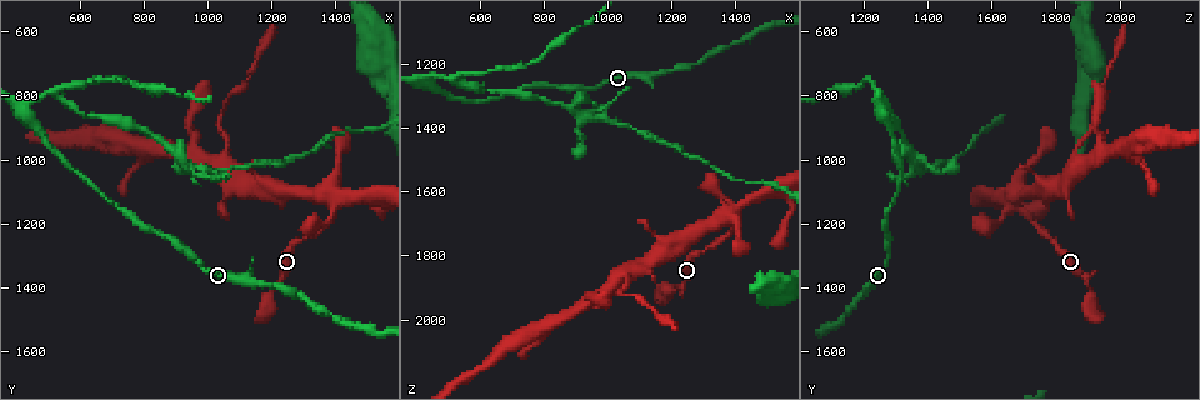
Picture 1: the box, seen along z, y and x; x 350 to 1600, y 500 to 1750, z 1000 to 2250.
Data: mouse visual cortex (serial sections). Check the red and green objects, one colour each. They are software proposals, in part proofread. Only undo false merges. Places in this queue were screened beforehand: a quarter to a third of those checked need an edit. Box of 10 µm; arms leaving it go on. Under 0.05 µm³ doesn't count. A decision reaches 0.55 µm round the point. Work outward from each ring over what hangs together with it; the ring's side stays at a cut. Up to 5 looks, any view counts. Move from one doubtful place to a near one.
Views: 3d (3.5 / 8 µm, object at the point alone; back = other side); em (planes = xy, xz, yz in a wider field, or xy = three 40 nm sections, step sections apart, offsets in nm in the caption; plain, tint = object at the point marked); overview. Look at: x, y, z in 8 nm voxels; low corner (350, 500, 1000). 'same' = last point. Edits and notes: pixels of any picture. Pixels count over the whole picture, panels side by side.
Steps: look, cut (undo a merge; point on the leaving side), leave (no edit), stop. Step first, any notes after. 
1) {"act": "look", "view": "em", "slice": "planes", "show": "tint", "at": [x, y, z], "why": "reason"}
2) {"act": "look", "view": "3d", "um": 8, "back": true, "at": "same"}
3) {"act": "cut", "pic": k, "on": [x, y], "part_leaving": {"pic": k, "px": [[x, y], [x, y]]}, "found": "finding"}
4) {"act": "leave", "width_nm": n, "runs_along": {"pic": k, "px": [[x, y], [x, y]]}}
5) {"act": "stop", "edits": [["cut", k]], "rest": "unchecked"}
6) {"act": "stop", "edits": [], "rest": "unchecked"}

{"act": "look", "view": "3d", "um": 3.5, "at": [1390, 1130, 1660]}

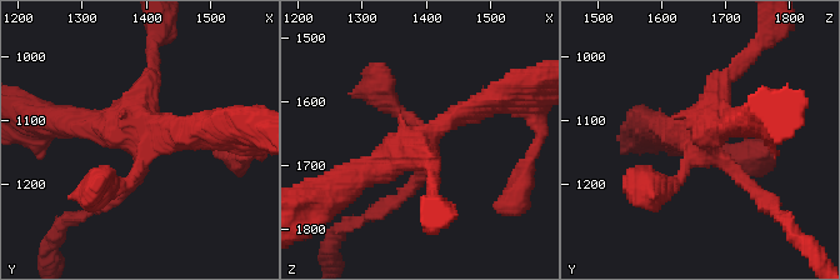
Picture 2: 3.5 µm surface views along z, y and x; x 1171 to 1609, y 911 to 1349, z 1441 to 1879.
{"act": "look", "view": "em", "slice": "planes", "show": "tint", "at": [1390, 1130, 1670], "why": "now the EM"}

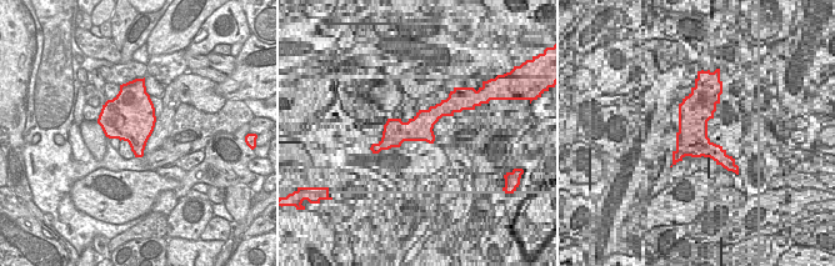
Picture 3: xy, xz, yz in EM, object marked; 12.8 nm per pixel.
{"act": "leave", "runs_along": {"pic": 2, "px": [[118, 195], [140, 141], [71, 123]]}, "found": "one cell here"}

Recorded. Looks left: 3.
{"act": "look", "view": "3d", "um": 3.5, "at": [1040, 1010, 1870]}

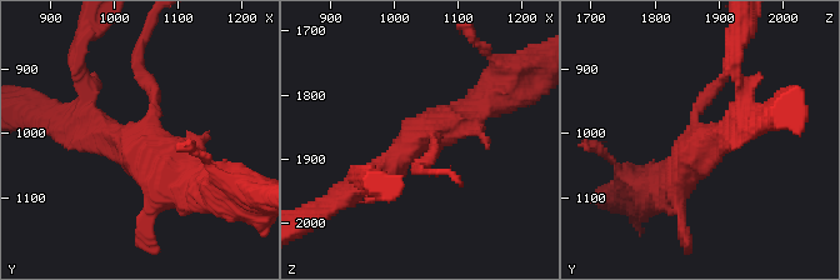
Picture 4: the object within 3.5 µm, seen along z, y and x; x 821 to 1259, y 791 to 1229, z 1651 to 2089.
{"act": "look", "view": "em", "slice": "xy", "step": 5, "show": "tint", "at": [1035, 1015, 1870], "why": "now the EM"}

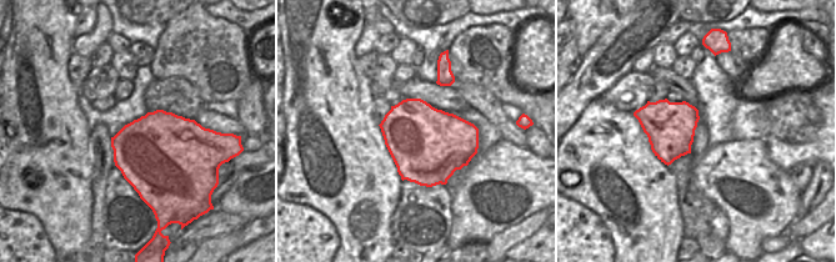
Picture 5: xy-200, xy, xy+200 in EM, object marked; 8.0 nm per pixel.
{"act": "leave", "runs_along": {"pic": 4, "px": [[479, 103], [425, 131], [356, 186]]}, "found": "one cell here"}

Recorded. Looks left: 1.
{"act": "stop", "edits": [], "rest": "unchecked"}

